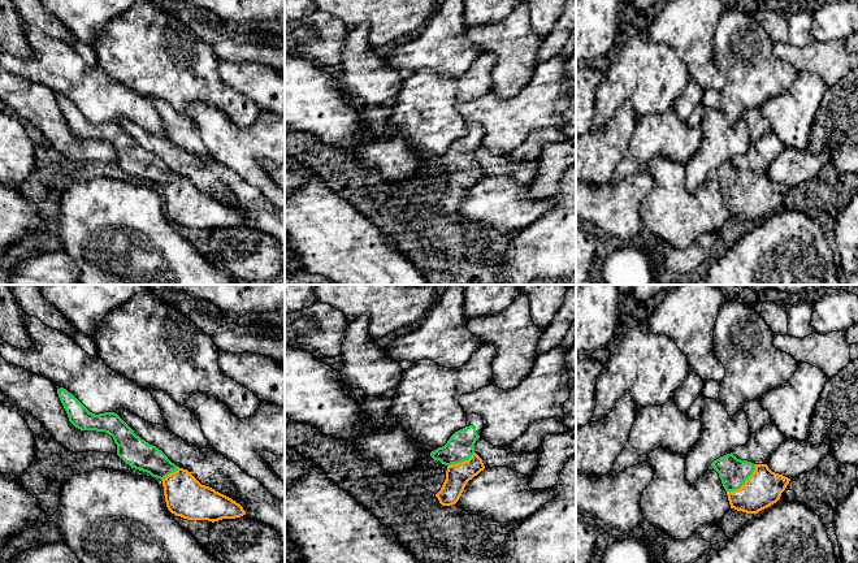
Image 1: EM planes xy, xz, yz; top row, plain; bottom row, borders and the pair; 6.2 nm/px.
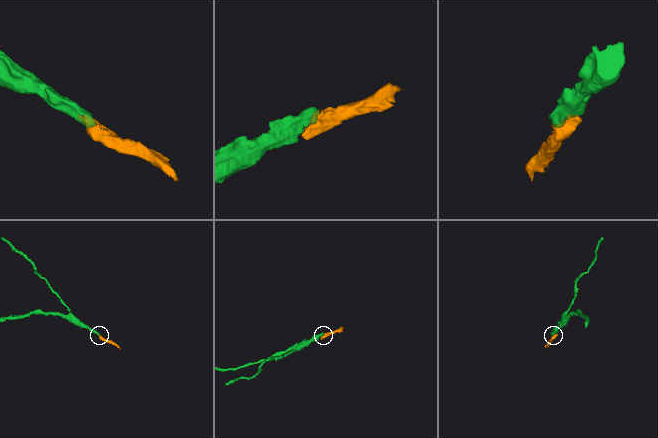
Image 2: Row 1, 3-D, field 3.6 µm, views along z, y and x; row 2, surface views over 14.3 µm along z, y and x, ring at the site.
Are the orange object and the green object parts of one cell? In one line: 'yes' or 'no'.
yes

